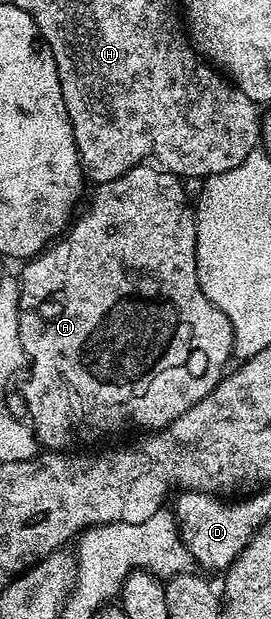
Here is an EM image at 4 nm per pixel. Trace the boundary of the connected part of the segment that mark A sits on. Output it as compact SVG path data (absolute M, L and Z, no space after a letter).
M140 166L131 168L125 174L108 179L95 192L95 197L91 200L91 205L87 208L87 213L83 217L76 219L74 223L68 227L65 235L54 241L50 246L43 249L38 256L31 257L22 265L23 276L21 275L21 283L19 286L19 333L23 336L23 350L26 359L29 361L29 372L31 368L31 396L35 399L35 418L39 422L37 424L37 436L40 441L43 440L48 449L63 450L68 447L67 431L70 428L96 428L97 431L103 432L106 428L123 428L126 424L135 423L139 428L147 428L146 430L158 430L166 428L168 424L172 424L177 418L181 418L181 414L185 414L185 410L189 410L197 402L201 402L201 398L208 396L215 385L219 383L224 375L225 367L223 363L227 359L232 359L233 345L235 343L235 335L231 329L231 323L227 321L227 315L221 310L217 310L217 306L213 306L213 302L209 302L209 298L205 298L205 294L199 285L199 275L197 274L197 261L195 260L195 243L197 242L197 230L195 229L195 213L196 209L187 201L187 192L183 189L184 181L176 176L173 172L165 172L158 166Z

